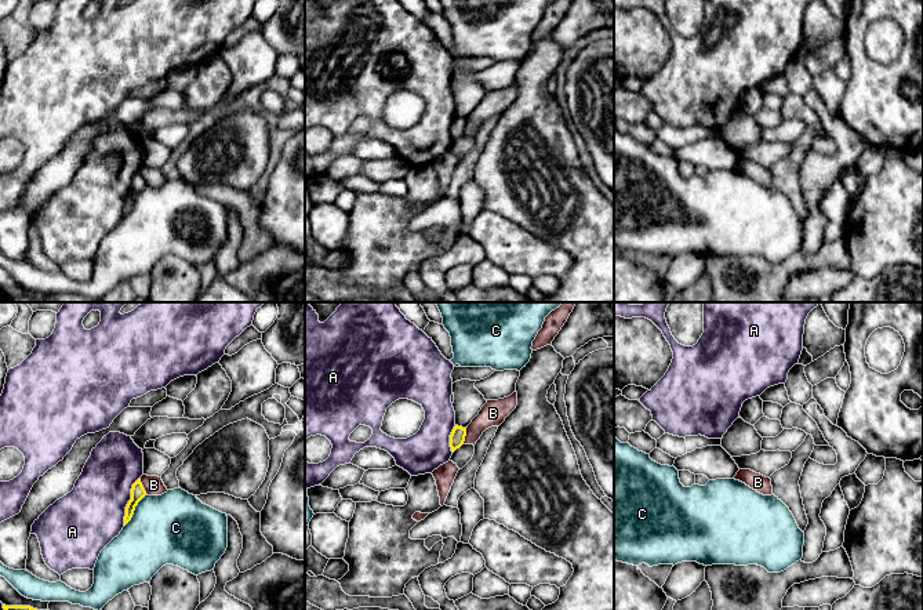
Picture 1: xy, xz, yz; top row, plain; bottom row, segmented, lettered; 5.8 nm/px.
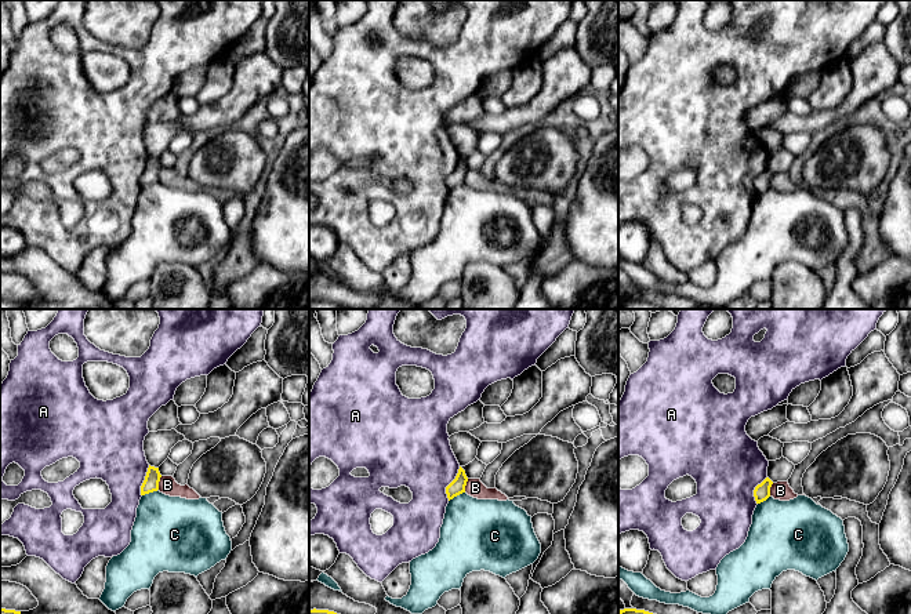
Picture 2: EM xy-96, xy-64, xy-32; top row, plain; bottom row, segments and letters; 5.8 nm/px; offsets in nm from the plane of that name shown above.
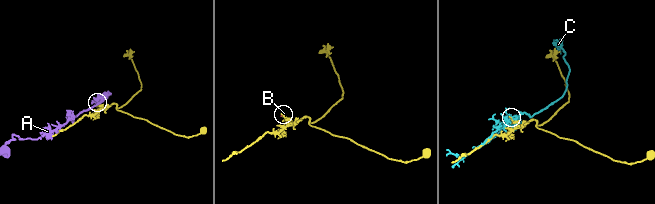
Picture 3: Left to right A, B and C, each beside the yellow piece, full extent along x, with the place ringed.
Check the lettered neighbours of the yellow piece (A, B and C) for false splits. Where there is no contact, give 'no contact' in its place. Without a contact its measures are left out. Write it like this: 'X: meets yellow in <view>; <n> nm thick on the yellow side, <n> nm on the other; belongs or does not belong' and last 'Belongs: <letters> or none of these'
A: meets yellow in xy; 80 nm thick on the yellow side, 380 nm on the other; does not belong
B: meets yellow in xz; 90 nm thick on the yellow side, 150 nm on the other; does not belong
C: meets yellow in xy; 80 nm thick on the yellow side, 420 nm on the other; does not belong
Belongs: none of these

